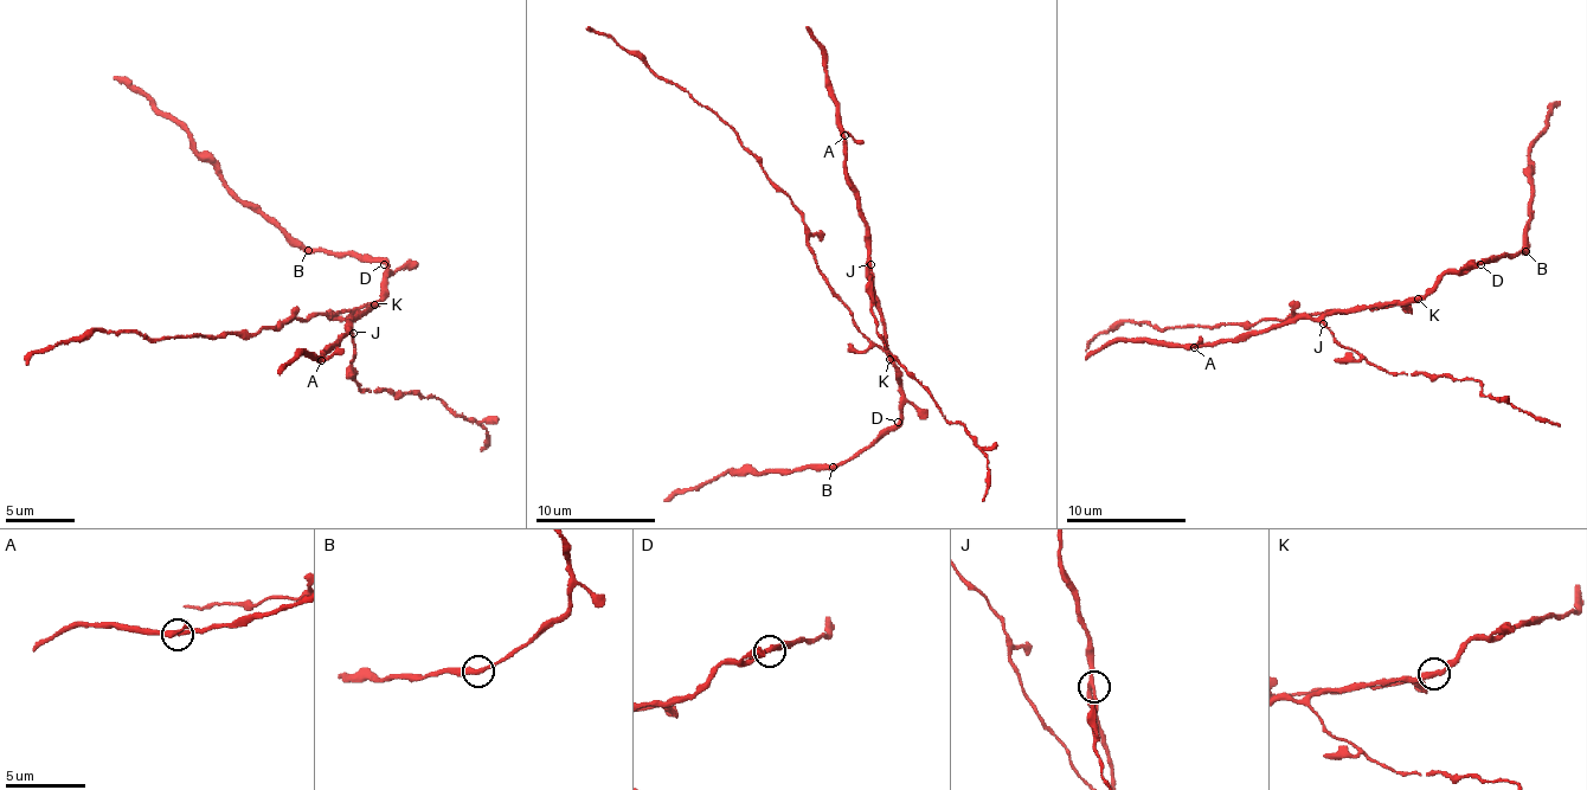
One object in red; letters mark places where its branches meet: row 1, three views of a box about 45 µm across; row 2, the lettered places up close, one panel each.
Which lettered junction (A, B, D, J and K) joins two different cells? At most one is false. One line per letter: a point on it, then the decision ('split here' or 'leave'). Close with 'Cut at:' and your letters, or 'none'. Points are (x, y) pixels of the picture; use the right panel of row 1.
A: (1194, 347) | leave
B: (1526, 251) | leave
D: (1481, 264) | leave
J: (1323, 323) | leave
K: (1418, 299) | split here
Cut at: K

